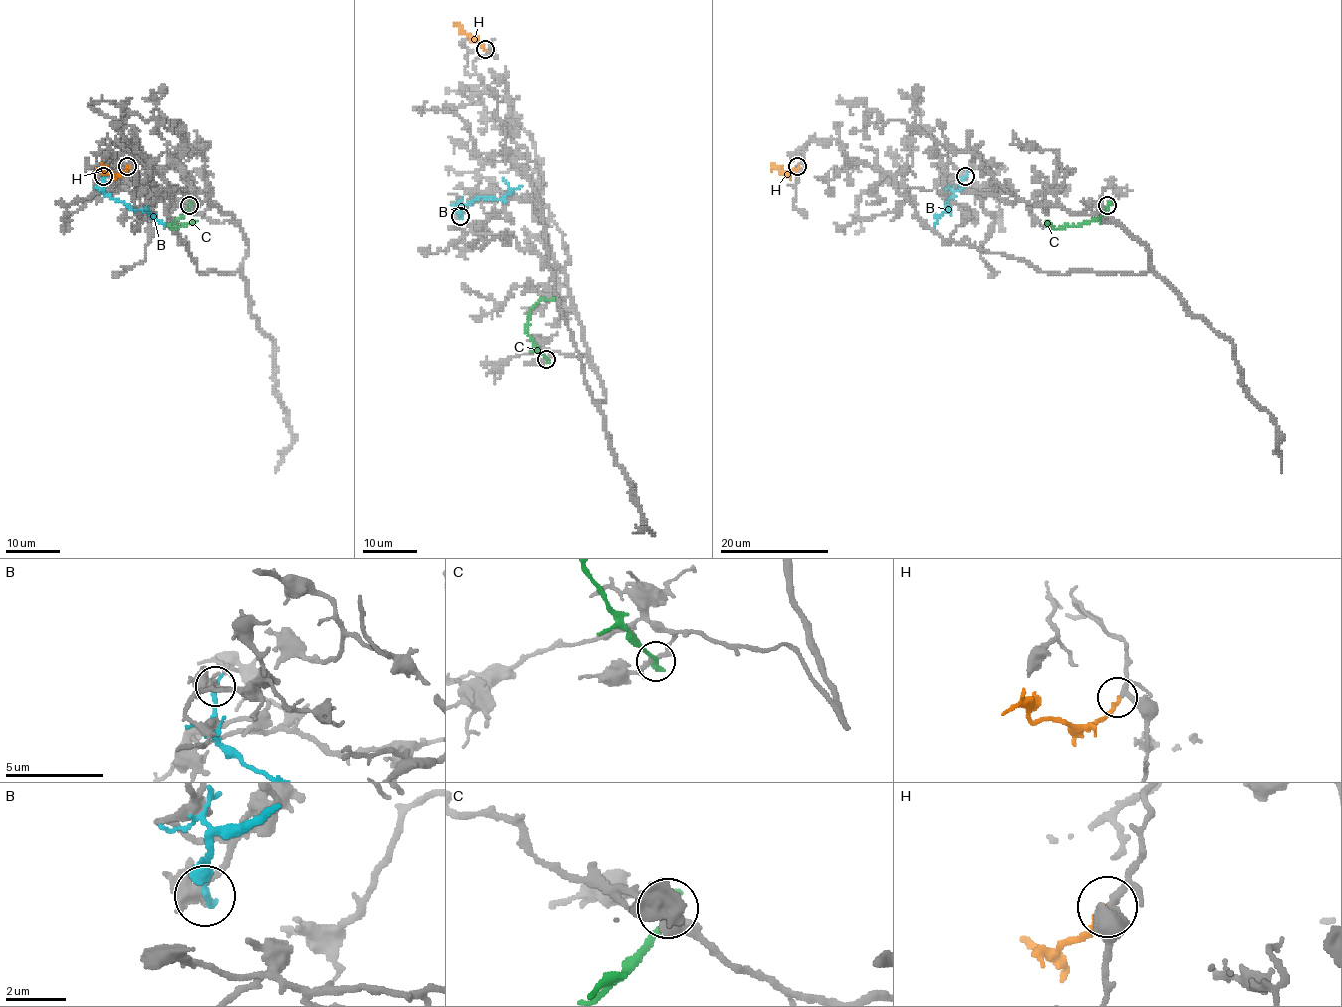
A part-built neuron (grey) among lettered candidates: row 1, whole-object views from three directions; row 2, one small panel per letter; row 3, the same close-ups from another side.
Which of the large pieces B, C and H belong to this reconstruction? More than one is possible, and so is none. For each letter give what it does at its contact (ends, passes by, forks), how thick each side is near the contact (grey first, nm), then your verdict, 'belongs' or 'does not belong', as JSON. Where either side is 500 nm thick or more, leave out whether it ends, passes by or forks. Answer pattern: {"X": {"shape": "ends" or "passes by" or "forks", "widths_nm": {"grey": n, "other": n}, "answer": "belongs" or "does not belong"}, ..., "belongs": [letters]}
{"B": {"shape": "ends", "widths_nm": {"grey": 380, "other": 280}, "answer": "does not belong"}, "C": {"shape": "ends", "widths_nm": {"grey": 180, "other": 320}, "answer": "does not belong"}, "H": {"shape": "ends", "widths_nm": {"grey": 200, "other": 200}, "answer": "belongs"}, "belongs": ["H"]}

